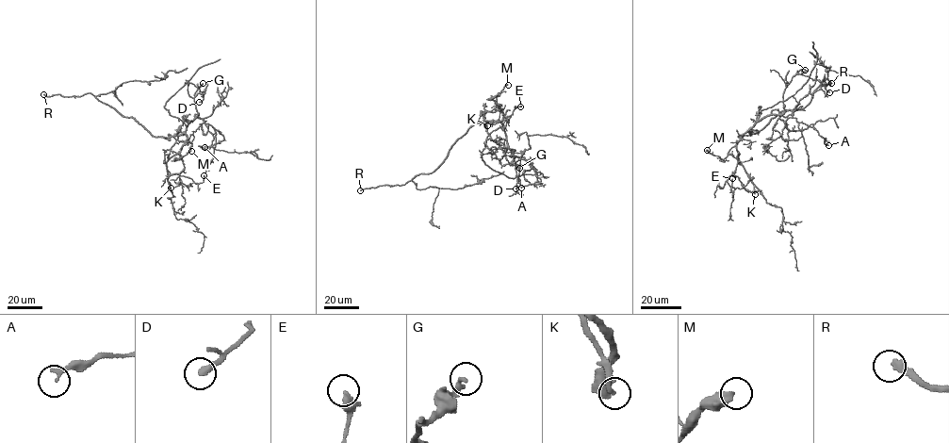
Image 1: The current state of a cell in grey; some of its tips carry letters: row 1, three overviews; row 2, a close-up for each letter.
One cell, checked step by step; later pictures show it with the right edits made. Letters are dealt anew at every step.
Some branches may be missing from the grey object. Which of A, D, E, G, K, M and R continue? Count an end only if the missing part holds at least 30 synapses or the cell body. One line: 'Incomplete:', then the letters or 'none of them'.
Incomplete: K, M, R

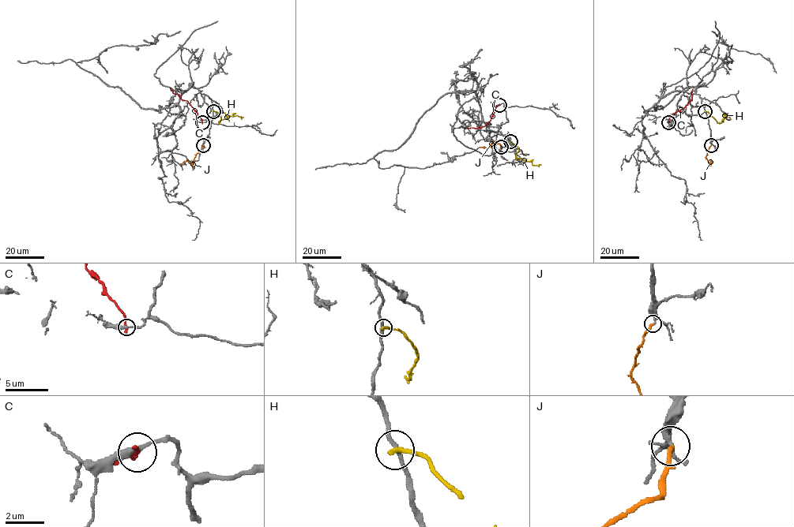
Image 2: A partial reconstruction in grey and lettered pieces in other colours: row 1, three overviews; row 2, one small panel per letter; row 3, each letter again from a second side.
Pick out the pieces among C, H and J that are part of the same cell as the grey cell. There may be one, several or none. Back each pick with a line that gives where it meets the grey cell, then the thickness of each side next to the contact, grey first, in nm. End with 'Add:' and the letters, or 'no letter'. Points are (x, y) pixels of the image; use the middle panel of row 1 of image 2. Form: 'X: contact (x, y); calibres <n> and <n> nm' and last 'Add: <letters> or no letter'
J: contact (501, 147); calibres 180 and 200 nm
Add: J

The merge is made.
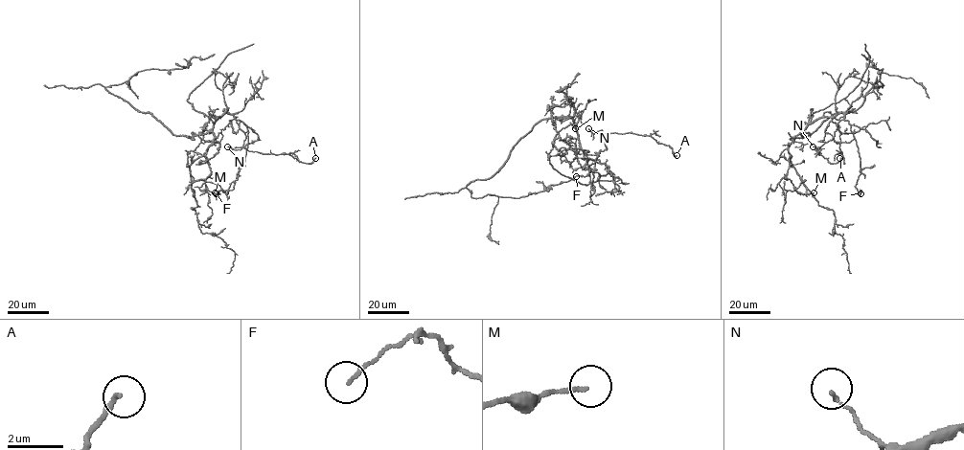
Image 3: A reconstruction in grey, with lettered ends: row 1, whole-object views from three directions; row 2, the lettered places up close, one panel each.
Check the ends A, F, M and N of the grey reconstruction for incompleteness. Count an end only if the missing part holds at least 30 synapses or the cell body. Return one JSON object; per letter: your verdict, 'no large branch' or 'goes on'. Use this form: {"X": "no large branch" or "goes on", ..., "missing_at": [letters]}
{"A": "no large branch", "F": "no large branch", "M": "no large branch", "N": "no large branch", "missing_at": []}

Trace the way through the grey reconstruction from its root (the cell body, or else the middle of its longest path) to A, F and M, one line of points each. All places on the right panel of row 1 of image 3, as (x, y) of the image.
A: (806, 135), (801, 131), (809, 124), (842, 112), (834, 137), (817, 151), (830, 163), (839, 158)
F: (806, 135), (803, 137), (801, 131), (814, 122), (844, 114), (860, 158), (860, 174), (855, 187), (860, 193)
M: (806, 135), (798, 133), (789, 152), (800, 179), (805, 180), (795, 191), (814, 192)

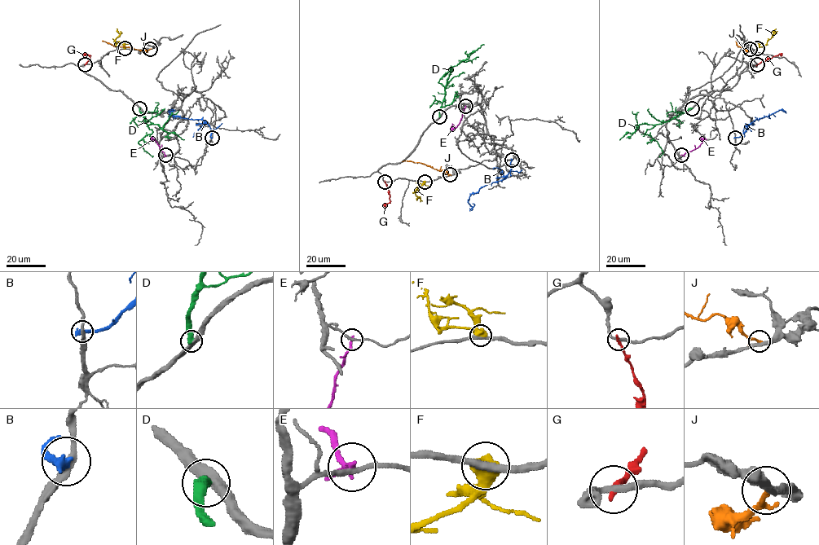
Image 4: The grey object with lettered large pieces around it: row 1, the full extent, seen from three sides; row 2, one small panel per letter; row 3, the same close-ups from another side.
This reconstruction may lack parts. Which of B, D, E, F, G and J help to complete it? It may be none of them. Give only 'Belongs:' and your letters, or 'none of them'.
Belongs: none of them

